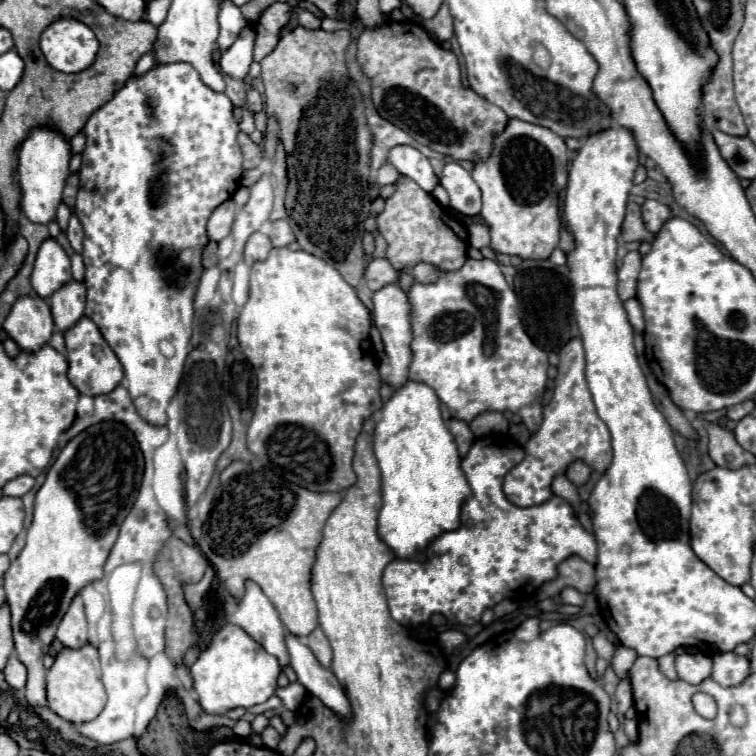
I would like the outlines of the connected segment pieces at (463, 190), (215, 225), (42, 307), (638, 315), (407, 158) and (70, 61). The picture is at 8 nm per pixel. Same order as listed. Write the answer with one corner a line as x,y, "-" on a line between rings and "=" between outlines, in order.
450,162
444,166
444,172
440,176
440,184
450,196
450,206
466,216
480,214
482,208
482,196
480,188
474,182
472,174
464,170
458,162
=
228,198
226,202
222,202
210,216
208,220
208,236
210,240
220,242
222,238
226,238
232,230
234,224
234,212
236,212
236,204
232,198
=
18,296
12,304
4,330
26,352
36,352
46,344
54,332
54,320
50,306
40,296
=
632,298
632,300
628,300
624,304
624,308
628,312
628,320
634,326
634,330
636,332
644,332
644,318
642,318
642,306
640,306
640,302
636,298
=
394,146
388,154
388,164
392,164
400,174
410,176
426,192
432,192
438,186
438,178
430,160
412,146
=
58,18
42,32
40,48
54,70
74,74
94,62
100,42
84,22

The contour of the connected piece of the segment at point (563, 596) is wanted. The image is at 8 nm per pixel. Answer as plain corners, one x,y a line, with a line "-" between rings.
564,588
564,592
560,592
560,602
574,604
574,606
582,606
584,596
580,596
580,592
576,592
574,588

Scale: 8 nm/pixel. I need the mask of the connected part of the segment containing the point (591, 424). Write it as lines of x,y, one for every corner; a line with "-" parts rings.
572,338
560,350
556,388
550,404
542,410
542,424
524,446
524,460
504,476
504,494
512,504
526,508
548,500
552,496
552,480
564,474
566,468
576,460
582,460
586,466
600,474
604,474
612,464
610,432
596,414
596,406
592,402
592,394
584,378
584,366
586,362
582,340

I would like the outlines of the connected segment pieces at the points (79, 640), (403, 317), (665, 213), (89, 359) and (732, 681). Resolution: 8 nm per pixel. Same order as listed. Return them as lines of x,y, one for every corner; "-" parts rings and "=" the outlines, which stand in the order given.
80,594
72,600
68,612
64,614
56,638
68,646
68,648
80,648
88,642
88,622
86,622
86,614
84,614
84,604
=
386,284
378,292
374,292
374,308
372,308
372,318
374,326
380,330
382,340
384,340
384,352
380,354
380,376
384,382
392,384
394,388
402,386
408,380
408,360
412,360
412,350
408,344
412,342
412,328
410,328
410,316
408,316
408,298
404,290
396,284
=
646,200
646,202
642,204
642,218
644,218
646,228
648,228
652,234
656,234
670,216
672,216
672,214
670,214
670,208
664,206
664,204
660,204
660,202
656,202
656,200
=
82,316
72,328
64,332
66,338
66,358
68,358
68,378
74,384
74,388
80,394
86,396
100,396
112,392
124,378
124,370
120,360
116,360
116,354
110,350
108,342
100,334
98,326
88,318
=
720,652
714,656
714,668
712,668
712,680
716,680
720,686
736,686
750,674
748,658
738,656
734,652

